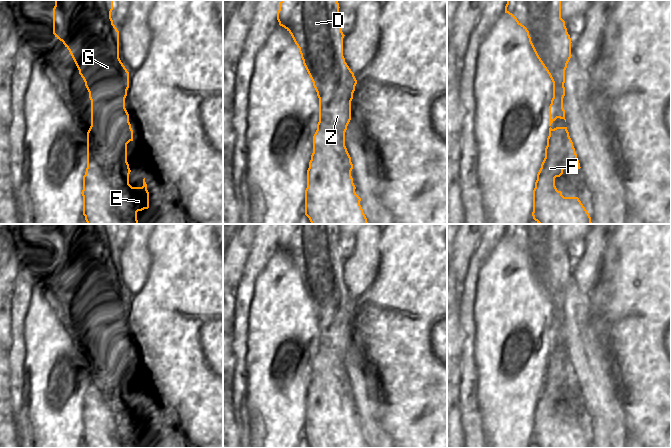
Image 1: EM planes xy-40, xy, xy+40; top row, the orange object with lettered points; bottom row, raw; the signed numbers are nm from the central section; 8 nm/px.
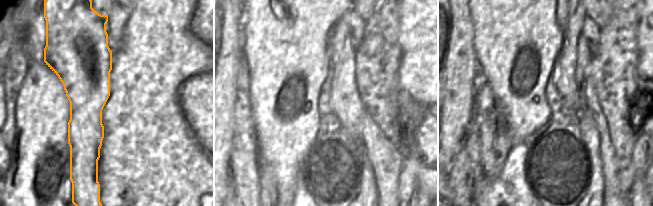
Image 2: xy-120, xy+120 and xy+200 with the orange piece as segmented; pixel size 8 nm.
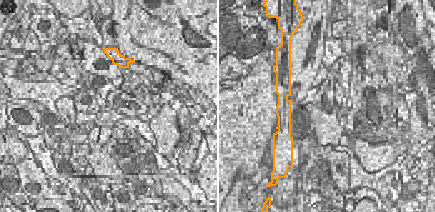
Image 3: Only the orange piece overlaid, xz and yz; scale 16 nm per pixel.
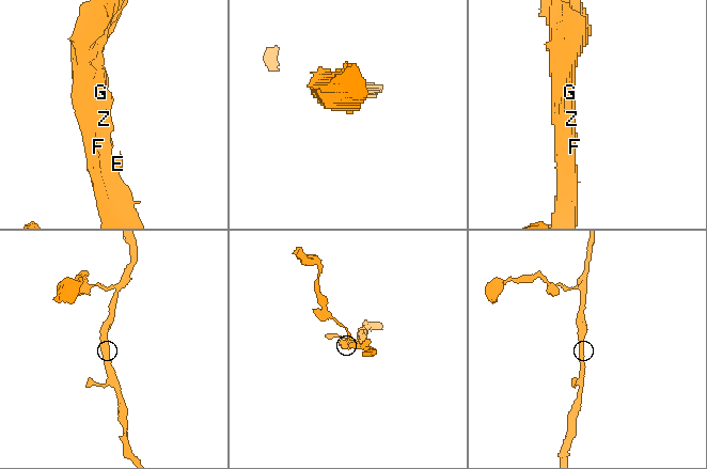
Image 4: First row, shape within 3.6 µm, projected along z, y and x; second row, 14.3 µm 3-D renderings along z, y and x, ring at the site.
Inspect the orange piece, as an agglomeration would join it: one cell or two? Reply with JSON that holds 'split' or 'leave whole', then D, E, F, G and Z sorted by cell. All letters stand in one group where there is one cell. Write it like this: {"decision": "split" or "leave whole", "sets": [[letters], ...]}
{"decision": "leave whole", "sets": [["D", "E", "F", "G", "Z"]]}

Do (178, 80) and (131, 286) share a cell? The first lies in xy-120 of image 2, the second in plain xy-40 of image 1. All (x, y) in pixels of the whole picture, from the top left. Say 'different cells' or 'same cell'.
different cells

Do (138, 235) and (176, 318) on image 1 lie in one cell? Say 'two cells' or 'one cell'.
two cells

